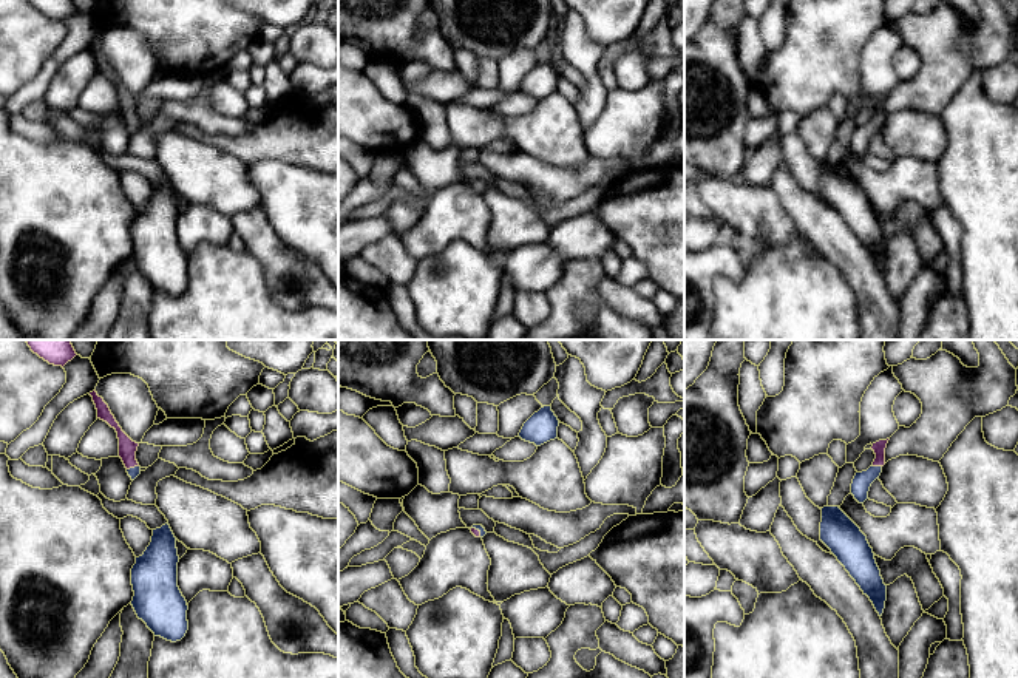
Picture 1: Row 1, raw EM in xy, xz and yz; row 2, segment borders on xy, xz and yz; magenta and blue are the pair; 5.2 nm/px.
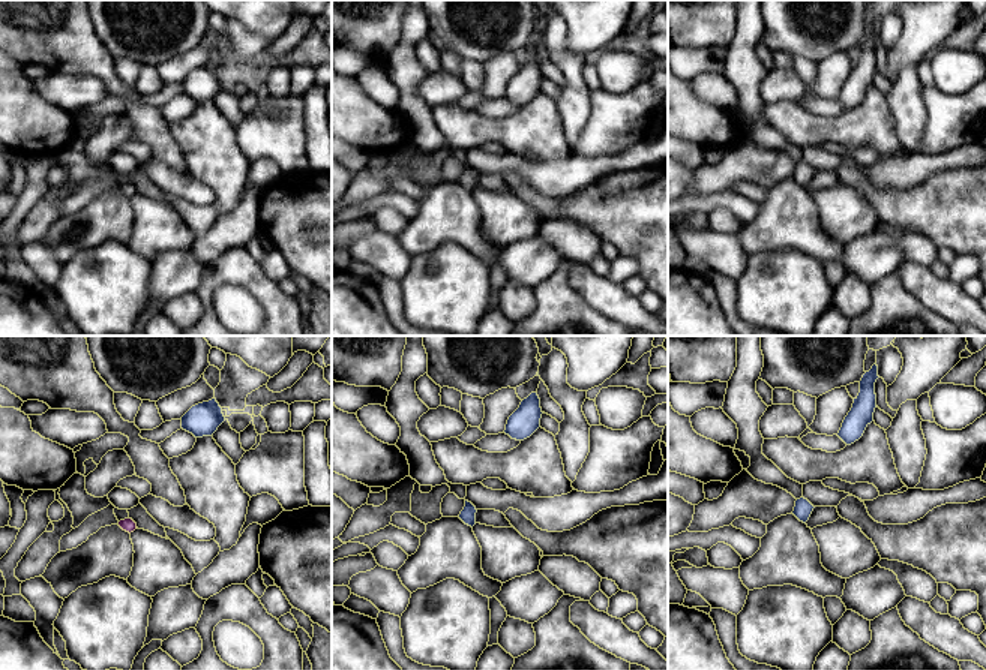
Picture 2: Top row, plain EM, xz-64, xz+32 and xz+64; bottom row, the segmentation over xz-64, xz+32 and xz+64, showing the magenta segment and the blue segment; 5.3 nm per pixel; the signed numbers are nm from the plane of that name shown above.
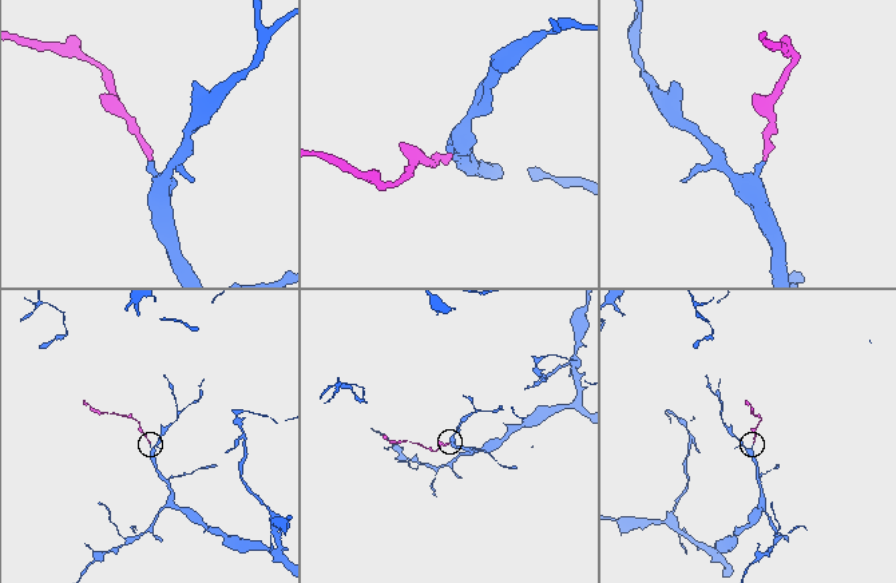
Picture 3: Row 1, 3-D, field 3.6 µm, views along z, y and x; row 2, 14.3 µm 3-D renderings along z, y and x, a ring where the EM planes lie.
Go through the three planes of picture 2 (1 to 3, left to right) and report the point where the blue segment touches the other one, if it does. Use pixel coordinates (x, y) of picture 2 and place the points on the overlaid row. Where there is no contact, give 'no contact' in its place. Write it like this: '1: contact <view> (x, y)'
1: no contact
2: no contact
3: no contact

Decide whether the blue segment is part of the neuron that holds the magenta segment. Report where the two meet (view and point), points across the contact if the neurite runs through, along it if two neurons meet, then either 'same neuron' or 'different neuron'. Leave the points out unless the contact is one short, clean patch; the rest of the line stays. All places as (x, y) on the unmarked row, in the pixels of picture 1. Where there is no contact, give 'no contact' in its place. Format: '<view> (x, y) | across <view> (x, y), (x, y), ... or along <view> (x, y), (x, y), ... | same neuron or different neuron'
yz (876, 119) | across yz (879, 101), (876, 119), (862, 135) | same neuron

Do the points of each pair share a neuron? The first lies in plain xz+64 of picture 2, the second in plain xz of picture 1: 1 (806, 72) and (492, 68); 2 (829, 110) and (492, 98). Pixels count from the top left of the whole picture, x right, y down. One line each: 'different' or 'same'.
1: same
2: different

